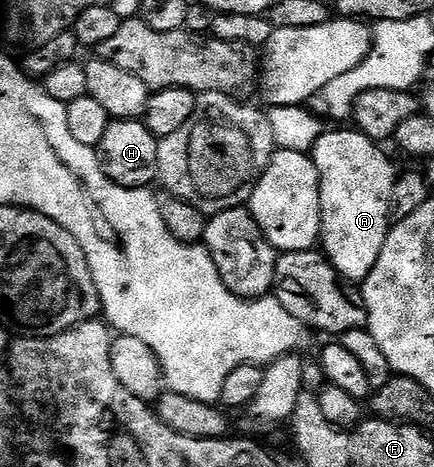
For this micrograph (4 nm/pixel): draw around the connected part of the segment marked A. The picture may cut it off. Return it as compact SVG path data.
M325 130L314 142L311 155L313 165L321 179L321 239L320 247L324 255L333 263L333 269L346 281L364 282L367 274L379 262L379 250L383 250L383 242L391 227L391 190L395 179L393 164L385 157L384 147L378 141L367 138L362 132L331 132Z

